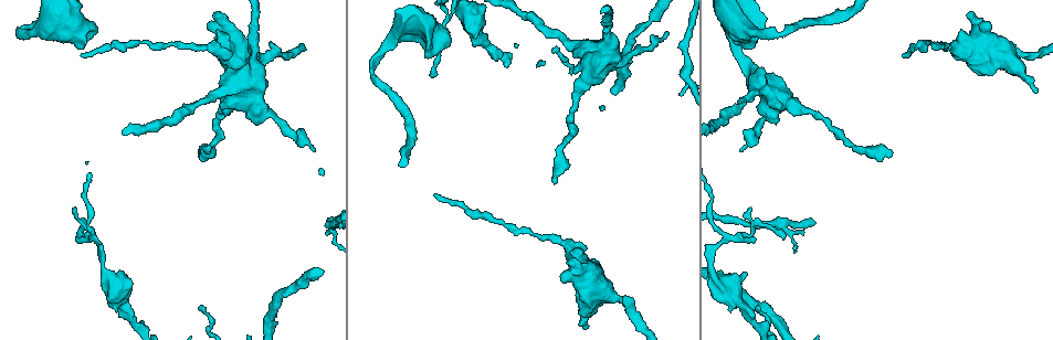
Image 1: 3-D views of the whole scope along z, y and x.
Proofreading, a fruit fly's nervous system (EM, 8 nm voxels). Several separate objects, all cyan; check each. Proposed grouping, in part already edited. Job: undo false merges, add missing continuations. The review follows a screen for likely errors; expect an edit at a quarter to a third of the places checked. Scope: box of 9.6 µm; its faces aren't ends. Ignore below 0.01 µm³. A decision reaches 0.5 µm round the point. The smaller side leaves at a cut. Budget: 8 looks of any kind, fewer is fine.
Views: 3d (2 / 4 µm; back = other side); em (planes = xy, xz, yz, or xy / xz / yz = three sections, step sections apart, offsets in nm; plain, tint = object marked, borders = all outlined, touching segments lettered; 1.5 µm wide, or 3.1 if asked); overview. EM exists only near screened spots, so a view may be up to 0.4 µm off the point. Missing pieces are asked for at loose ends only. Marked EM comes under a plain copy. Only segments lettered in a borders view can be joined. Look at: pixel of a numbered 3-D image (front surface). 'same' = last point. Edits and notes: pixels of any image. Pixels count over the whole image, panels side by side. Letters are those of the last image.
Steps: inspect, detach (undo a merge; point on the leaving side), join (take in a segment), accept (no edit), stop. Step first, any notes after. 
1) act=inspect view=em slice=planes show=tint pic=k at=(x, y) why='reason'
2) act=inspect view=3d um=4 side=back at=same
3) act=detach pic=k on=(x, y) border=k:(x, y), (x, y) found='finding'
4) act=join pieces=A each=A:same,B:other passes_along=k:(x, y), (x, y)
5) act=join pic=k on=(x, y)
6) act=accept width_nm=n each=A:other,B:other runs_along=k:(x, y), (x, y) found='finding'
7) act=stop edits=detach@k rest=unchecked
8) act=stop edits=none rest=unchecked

act=inspect view=em slice=xy step=4 show=borders pic=1 at=(903, 53) why='branch stops here'

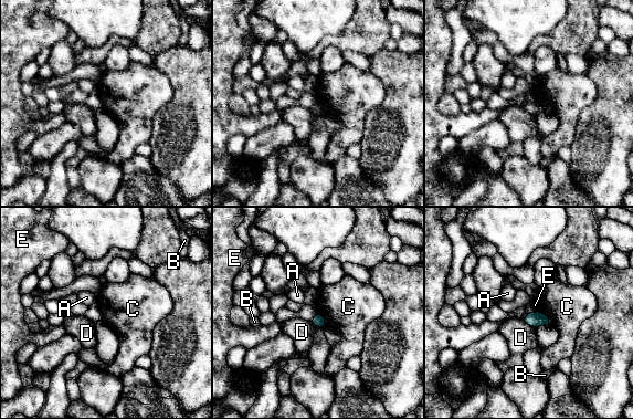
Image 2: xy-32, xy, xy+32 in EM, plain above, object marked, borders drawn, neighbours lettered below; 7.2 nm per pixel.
act=inspect view=em slice=planes show=borders at=same

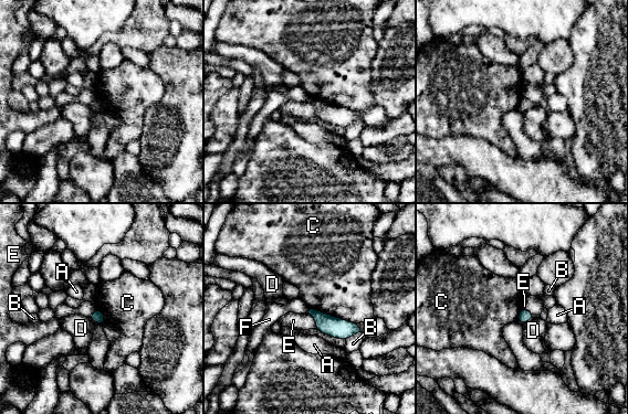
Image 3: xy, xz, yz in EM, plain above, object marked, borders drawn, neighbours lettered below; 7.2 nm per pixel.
act=accept width_nm=80 each=A:other,B:other,C:other,D:other,E:other,F:other border=3:(306, 312), (313, 317), (317, 329) found='none of them fits'

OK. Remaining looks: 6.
act=inspect view=em slice=planes show=borders pic=1 at=(93, 235) why='arms part here'

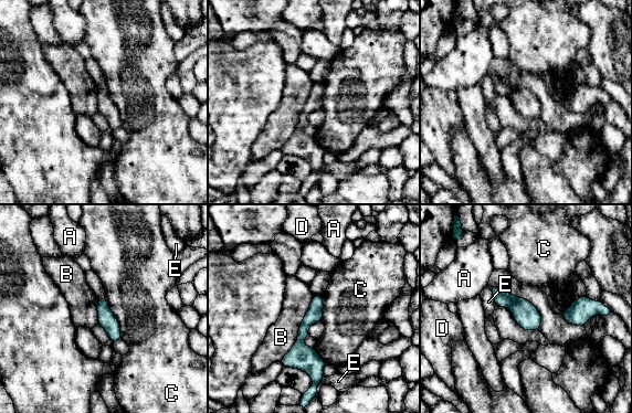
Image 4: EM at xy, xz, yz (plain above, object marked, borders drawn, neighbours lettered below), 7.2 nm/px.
act=detach pic=4 on=(526, 315) each=A:other,B:other,C:other,D:other,E:other found='two cells meet here'

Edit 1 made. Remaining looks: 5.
act=inspect view=overview why='see it whole again'

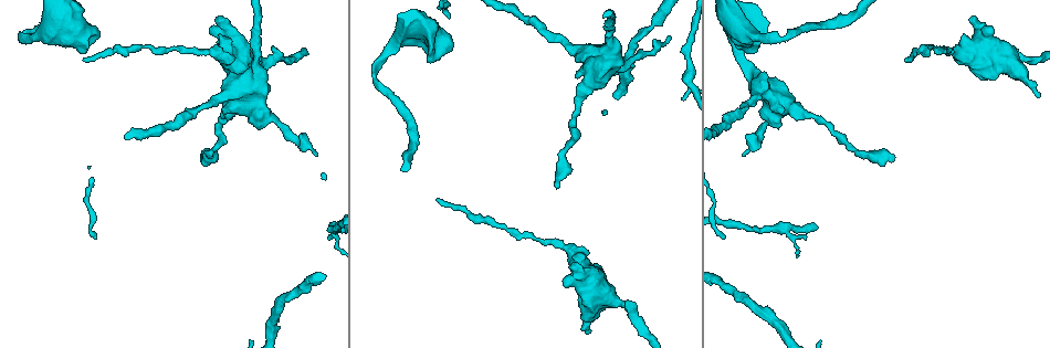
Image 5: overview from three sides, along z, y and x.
act=inspect view=em slice=yz step=4 show=tint pic=5 at=(787, 39) why='a narrow waist'

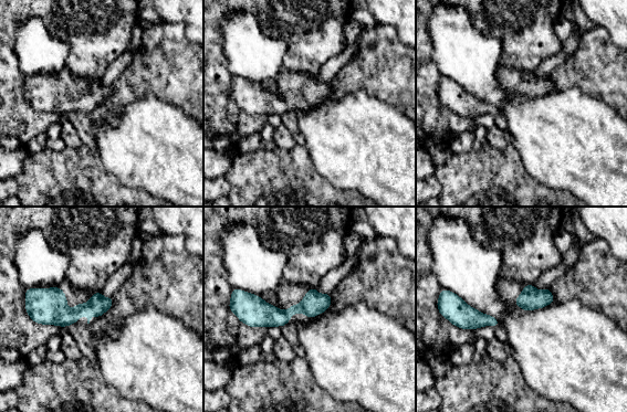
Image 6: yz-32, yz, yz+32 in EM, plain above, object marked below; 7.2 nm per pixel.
act=inspect view=em slice=planes show=tint at=same

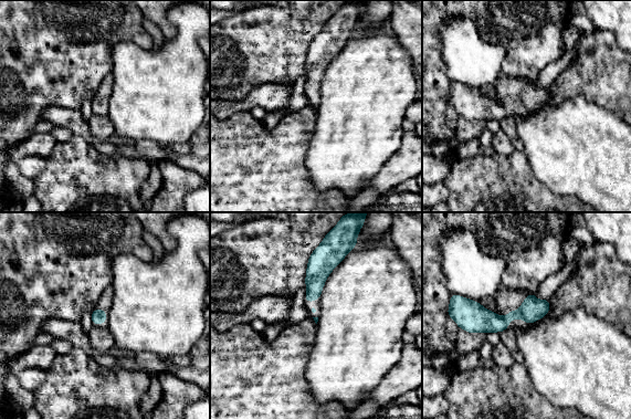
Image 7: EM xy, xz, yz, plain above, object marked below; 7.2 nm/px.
act=inspect view=em slice=planes show=borders at=same

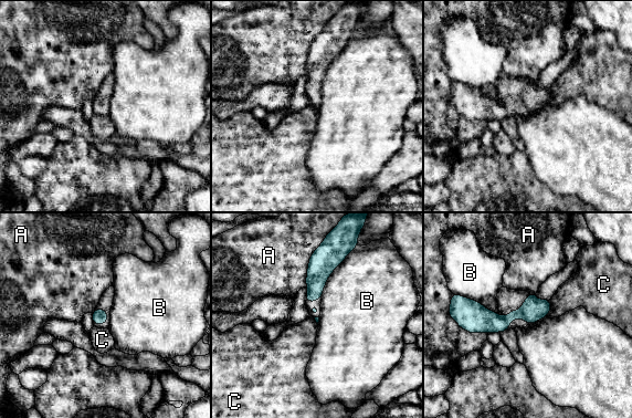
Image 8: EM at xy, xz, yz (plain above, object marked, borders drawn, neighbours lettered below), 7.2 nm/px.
act=accept longest_contact=B:420nm each=A:other,B:other,C:other runs_along=8:(547, 303), (506, 320), (463, 313) found='one cell here'

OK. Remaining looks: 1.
act=stop edits=detach@4 rest=unchecked

